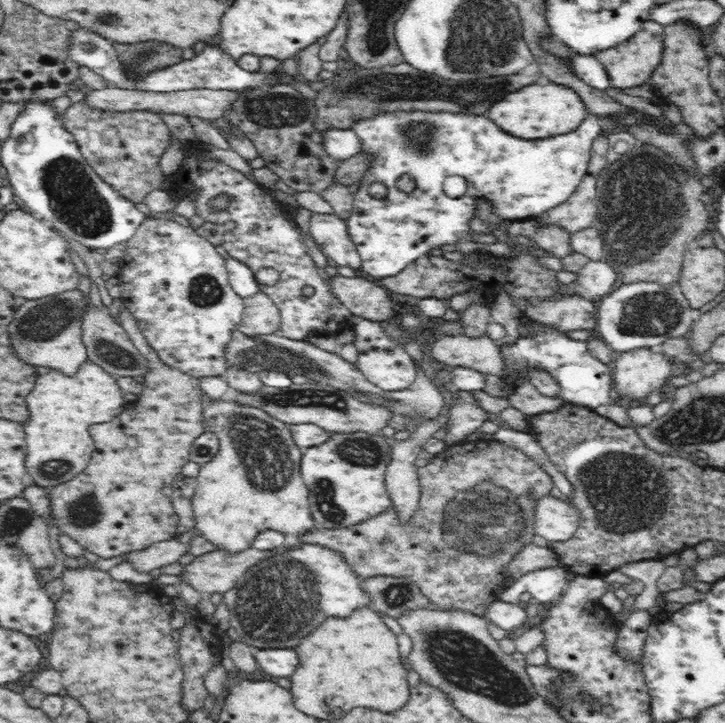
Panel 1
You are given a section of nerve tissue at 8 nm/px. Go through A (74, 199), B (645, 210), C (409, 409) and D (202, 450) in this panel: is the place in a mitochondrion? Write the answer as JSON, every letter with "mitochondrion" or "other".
{"A":"mitochondrion","B":"mitochondrion","C":"mitochondrion","D":"mitochondrion"}

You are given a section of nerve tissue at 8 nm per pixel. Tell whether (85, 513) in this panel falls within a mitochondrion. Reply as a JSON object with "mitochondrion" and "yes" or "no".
{"mitochondrion":"yes"}

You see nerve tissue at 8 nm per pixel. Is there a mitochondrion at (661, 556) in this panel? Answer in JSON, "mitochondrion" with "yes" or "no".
{"mitochondrion":"no"}

